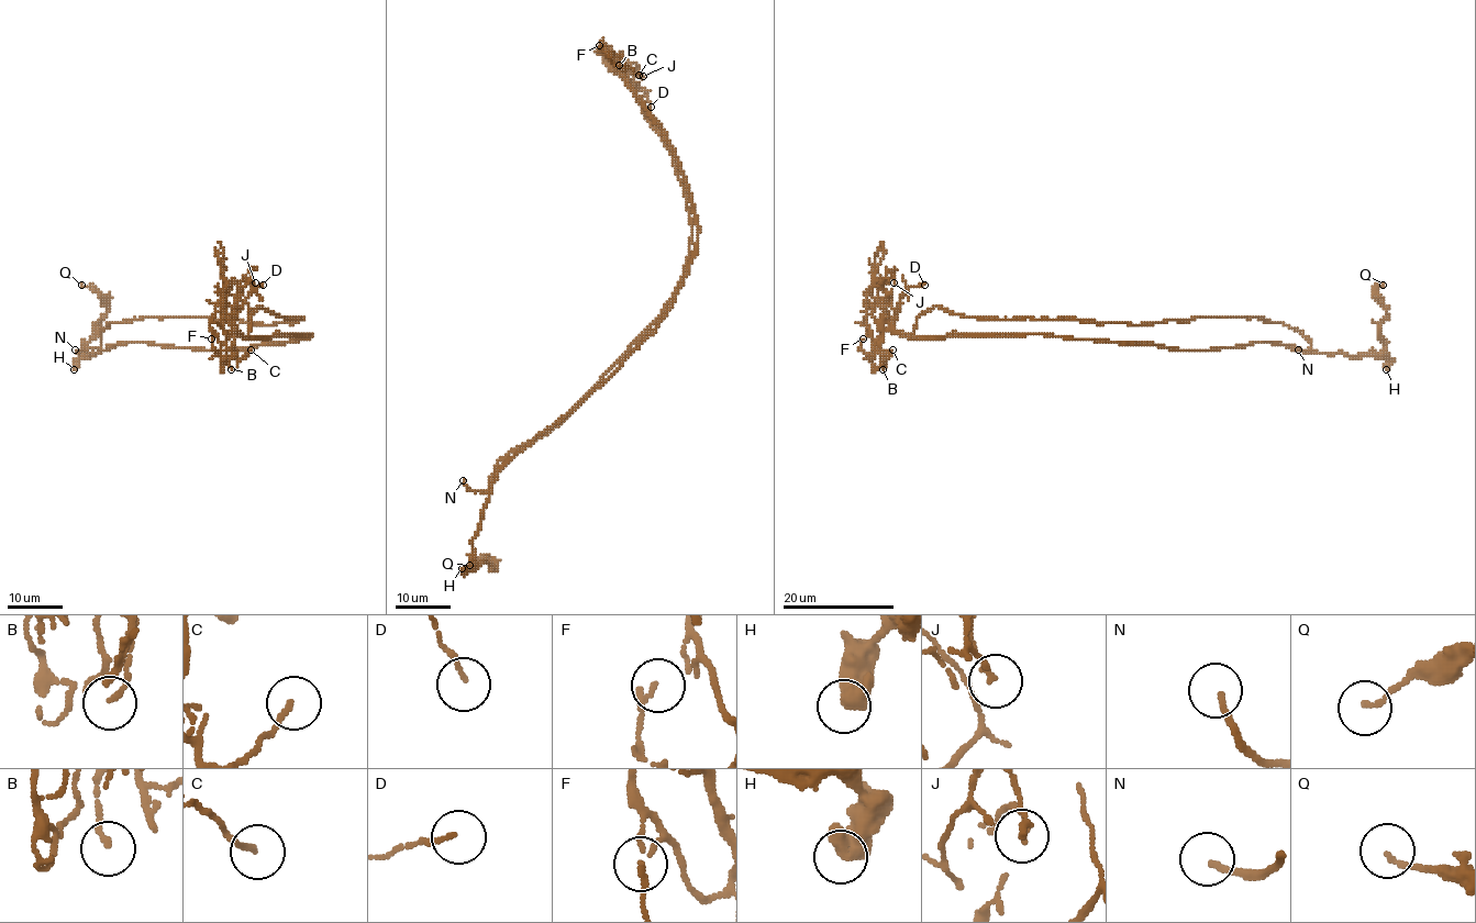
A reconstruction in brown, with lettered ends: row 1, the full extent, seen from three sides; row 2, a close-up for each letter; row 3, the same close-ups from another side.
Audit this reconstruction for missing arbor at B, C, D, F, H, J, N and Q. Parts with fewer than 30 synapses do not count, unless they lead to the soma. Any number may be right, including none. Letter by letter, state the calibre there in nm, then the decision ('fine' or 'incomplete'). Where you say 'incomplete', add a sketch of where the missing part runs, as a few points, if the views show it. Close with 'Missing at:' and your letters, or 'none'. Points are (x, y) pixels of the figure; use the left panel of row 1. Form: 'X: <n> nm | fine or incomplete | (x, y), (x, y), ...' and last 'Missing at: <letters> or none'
B: 150 nm | fine
C: 140 nm | fine
D: 110 nm | fine
F: 90 nm | fine
H: 650 nm | fine
J: 100 nm | fine
N: 150 nm | incomplete | (75, 349), (77, 335), (73, 348), (63, 347), (57, 355), (64, 355), (98, 397), (98, 412)
Q: 130 nm | fine
Missing at: N

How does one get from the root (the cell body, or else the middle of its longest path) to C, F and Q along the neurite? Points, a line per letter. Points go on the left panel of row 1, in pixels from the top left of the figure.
C: (283, 334), (242, 337), (232, 330), (234, 355), (241, 359), (251, 349)
F: (283, 334), (242, 337), (230, 332), (219, 355), (211, 338)
Q: (283, 334), (309, 335), (231, 351), (129, 341), (85, 356), (85, 344), (108, 306), (81, 285)

